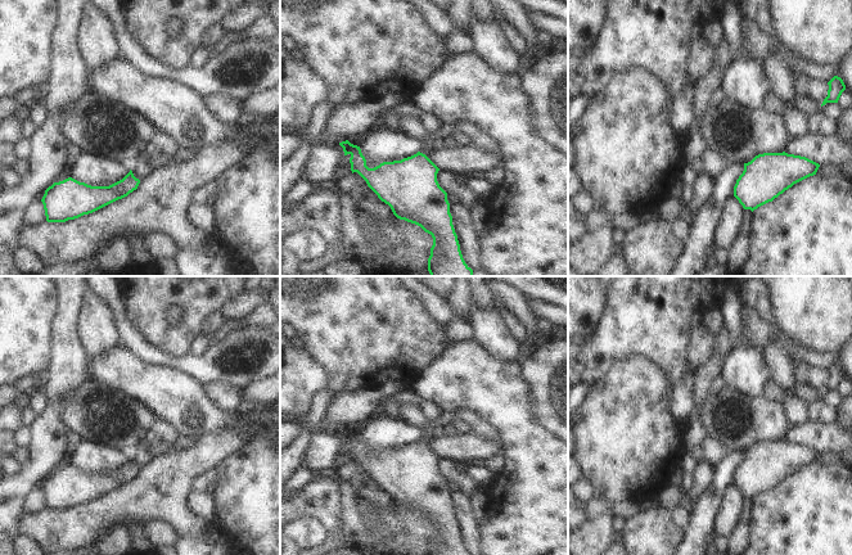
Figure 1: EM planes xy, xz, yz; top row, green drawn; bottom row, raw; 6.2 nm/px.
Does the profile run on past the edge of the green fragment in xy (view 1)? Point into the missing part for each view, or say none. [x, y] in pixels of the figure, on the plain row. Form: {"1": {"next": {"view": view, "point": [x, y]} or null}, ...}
{"1": {"next": null}}

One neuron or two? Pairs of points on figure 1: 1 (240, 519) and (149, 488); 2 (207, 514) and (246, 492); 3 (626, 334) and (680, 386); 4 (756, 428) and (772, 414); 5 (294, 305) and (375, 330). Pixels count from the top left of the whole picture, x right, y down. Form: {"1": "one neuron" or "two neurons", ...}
{"1": "two neurons", "2": "two neurons", "3": "one neuron", "4": "one neuron", "5": "one neuron"}

